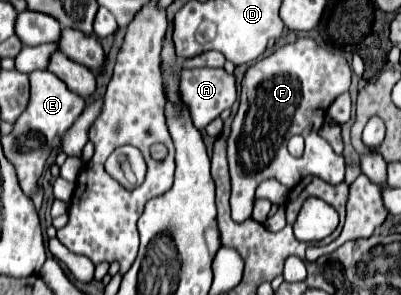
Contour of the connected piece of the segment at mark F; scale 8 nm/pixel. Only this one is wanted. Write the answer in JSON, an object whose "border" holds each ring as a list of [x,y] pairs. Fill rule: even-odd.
{"border":[[[297,38],[249,66],[241,82],[239,110],[233,116],[227,150],[233,188],[231,216],[235,222],[243,222],[251,216],[255,188],[267,178],[277,178],[287,188],[293,188],[307,174],[319,176],[333,186],[345,180],[345,160],[319,136],[319,128],[333,100],[347,92],[349,86],[349,62],[321,48],[313,38]],[[293,134],[305,138],[305,152],[301,158],[293,158],[287,150],[287,140]]]}

